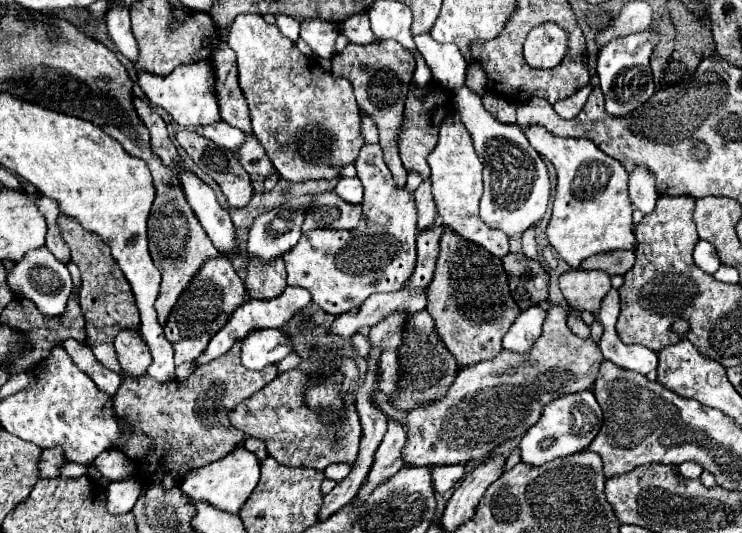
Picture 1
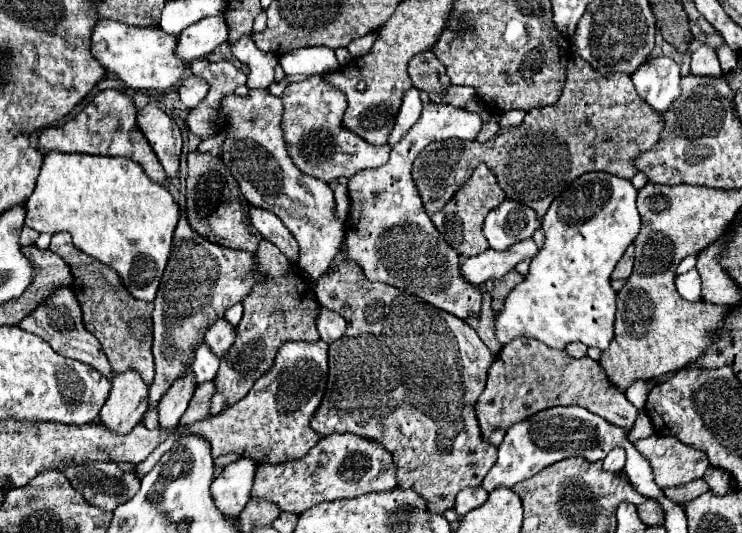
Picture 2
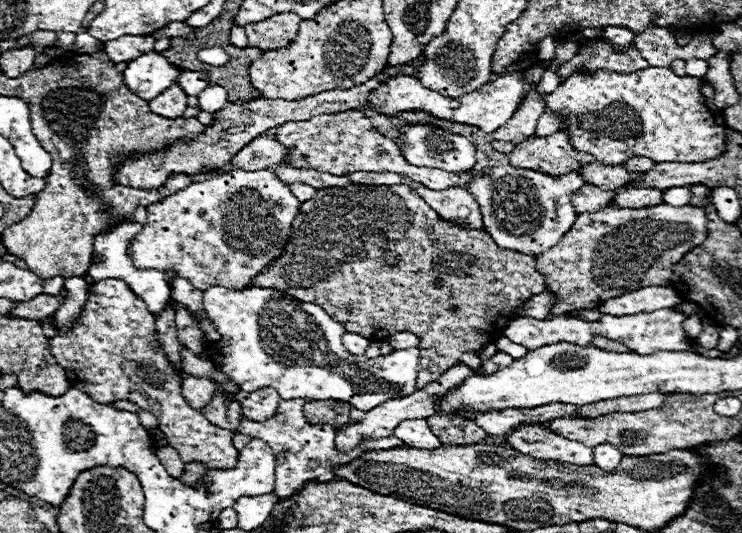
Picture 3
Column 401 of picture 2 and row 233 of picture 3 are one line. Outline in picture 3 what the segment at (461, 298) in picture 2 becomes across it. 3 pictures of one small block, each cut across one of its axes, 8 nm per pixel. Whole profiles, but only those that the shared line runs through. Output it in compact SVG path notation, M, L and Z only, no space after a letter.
M234 168L216 178L190 184L188 188L174 192L158 204L146 206L148 222L132 242L132 258L140 268L174 270L182 278L188 278L198 290L206 290L216 284L232 290L242 290L250 286L252 278L264 266L268 266L276 256L282 254L292 230L292 220L296 218L298 210L300 202L290 192L290 186L280 182L274 172L248 172Z

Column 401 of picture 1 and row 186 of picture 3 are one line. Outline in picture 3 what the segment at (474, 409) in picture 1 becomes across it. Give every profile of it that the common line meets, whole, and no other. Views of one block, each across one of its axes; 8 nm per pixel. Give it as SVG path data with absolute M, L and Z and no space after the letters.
M426 186L416 188L420 198L440 214L446 222L456 222L456 226L468 226L470 230L484 228L480 206L476 198L464 188L446 188L446 190L430 190Z

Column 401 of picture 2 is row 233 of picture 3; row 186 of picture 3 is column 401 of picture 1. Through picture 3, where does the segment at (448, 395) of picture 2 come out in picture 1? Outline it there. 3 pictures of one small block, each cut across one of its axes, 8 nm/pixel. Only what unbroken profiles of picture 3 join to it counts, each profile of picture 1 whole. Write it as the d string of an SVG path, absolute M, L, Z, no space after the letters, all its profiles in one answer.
M422 310L408 318L404 332L402 332L402 346L398 348L398 362L400 362L400 380L398 380L398 392L388 394L392 408L396 410L414 410L416 406L440 400L446 396L448 388L452 386L456 374L458 374L458 362L450 354L450 350L440 340L432 316Z

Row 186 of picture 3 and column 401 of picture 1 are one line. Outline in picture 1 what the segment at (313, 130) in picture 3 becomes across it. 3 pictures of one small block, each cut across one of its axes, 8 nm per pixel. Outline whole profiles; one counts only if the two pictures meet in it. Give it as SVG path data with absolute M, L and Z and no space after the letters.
M388 424L388 432L376 452L376 464L372 466L372 472L368 474L366 484L358 492L360 500L380 484L380 480L388 480L388 476L394 476L404 464L400 464L400 448L404 446L404 428L400 424Z

